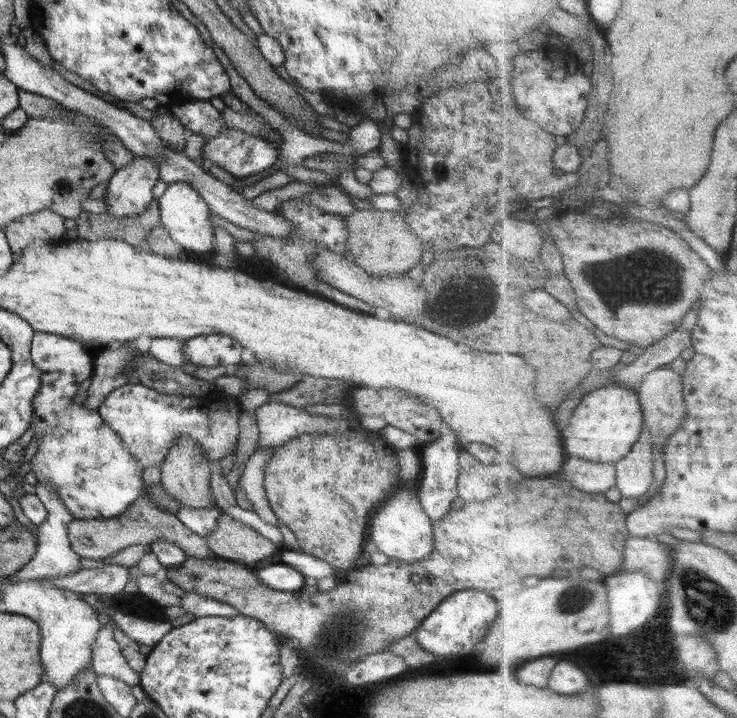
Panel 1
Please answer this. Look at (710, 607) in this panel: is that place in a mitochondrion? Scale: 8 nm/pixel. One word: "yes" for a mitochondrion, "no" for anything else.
yes

